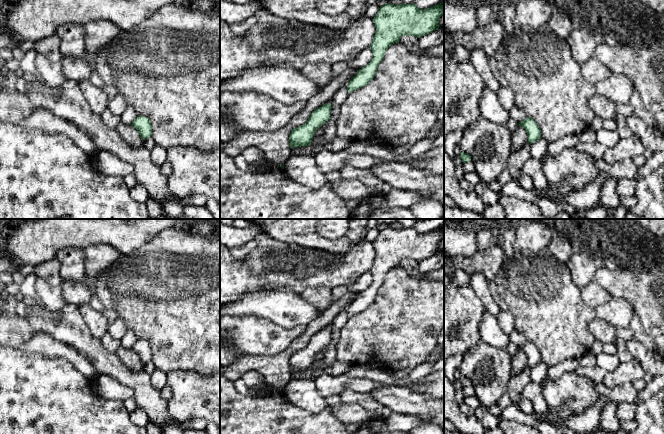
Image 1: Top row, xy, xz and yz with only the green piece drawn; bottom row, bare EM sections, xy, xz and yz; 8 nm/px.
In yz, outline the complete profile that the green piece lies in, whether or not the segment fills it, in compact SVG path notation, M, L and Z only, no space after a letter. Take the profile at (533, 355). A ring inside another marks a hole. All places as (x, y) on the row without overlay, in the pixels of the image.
M528 341L522 346L519 346L519 350L522 350L526 354L528 367L532 368L541 363L541 354L532 342Z

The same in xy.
M137 340L131 348L139 357L143 364L152 359L152 349L150 344L145 340Z

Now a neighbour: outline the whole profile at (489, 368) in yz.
M482 340L463 354L461 376L468 377L475 387L481 406L495 405L507 391L512 357L501 348Z

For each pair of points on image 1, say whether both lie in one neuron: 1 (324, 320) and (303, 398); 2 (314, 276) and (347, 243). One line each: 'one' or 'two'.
1: two
2: two

